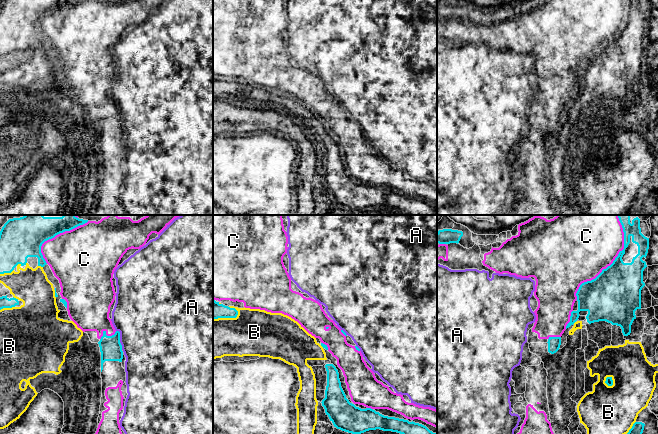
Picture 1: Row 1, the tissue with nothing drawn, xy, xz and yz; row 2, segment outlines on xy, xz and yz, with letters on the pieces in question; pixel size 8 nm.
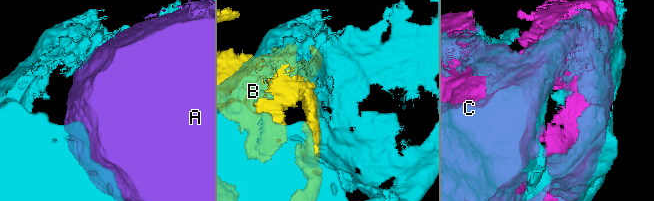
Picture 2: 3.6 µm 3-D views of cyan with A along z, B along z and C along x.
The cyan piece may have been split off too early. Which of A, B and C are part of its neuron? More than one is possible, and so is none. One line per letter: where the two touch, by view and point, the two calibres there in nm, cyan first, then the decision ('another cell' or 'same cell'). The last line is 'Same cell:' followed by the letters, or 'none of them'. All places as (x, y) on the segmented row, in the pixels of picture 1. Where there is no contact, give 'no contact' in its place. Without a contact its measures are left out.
A: contact xy (119, 339); calibres 180 and 480 nm; another cell
B: contact xy (7, 307); calibres 90 and 420 nm; another cell
C: contact yz (613, 262); calibres 400 and 480 nm; another cell
Same cell: none of them

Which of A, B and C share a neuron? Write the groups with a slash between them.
A C / B

